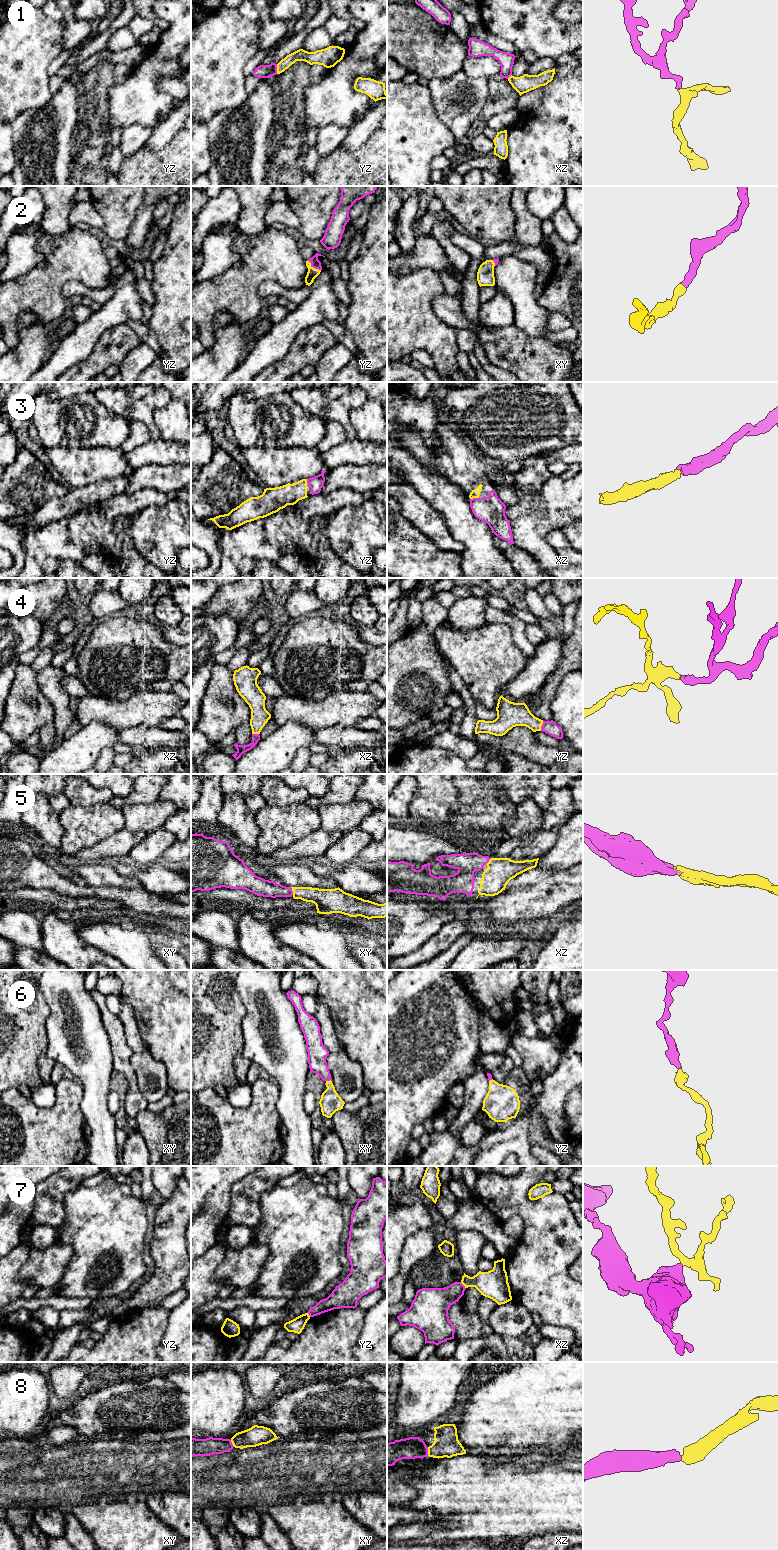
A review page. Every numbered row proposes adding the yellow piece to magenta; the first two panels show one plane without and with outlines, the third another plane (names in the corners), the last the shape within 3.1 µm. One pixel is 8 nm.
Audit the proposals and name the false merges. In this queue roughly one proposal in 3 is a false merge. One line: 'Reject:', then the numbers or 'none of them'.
Reject: 7

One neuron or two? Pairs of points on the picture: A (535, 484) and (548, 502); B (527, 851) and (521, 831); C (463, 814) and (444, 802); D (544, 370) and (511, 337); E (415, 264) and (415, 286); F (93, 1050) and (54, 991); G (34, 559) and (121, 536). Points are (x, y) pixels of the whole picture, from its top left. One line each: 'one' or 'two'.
A: two
B: two
C: two
D: one
E: two
F: one
G: two

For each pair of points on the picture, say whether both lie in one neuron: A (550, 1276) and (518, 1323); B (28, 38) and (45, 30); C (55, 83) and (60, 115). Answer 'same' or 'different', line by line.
A: different
B: same
C: different

